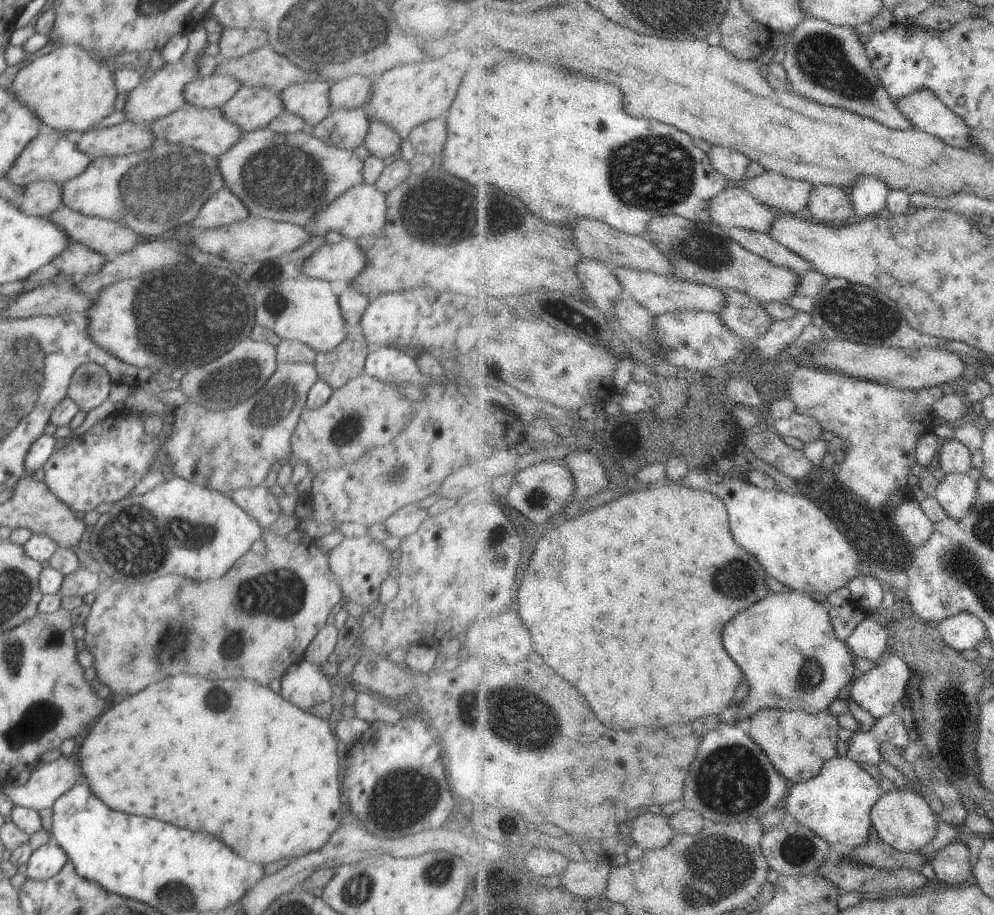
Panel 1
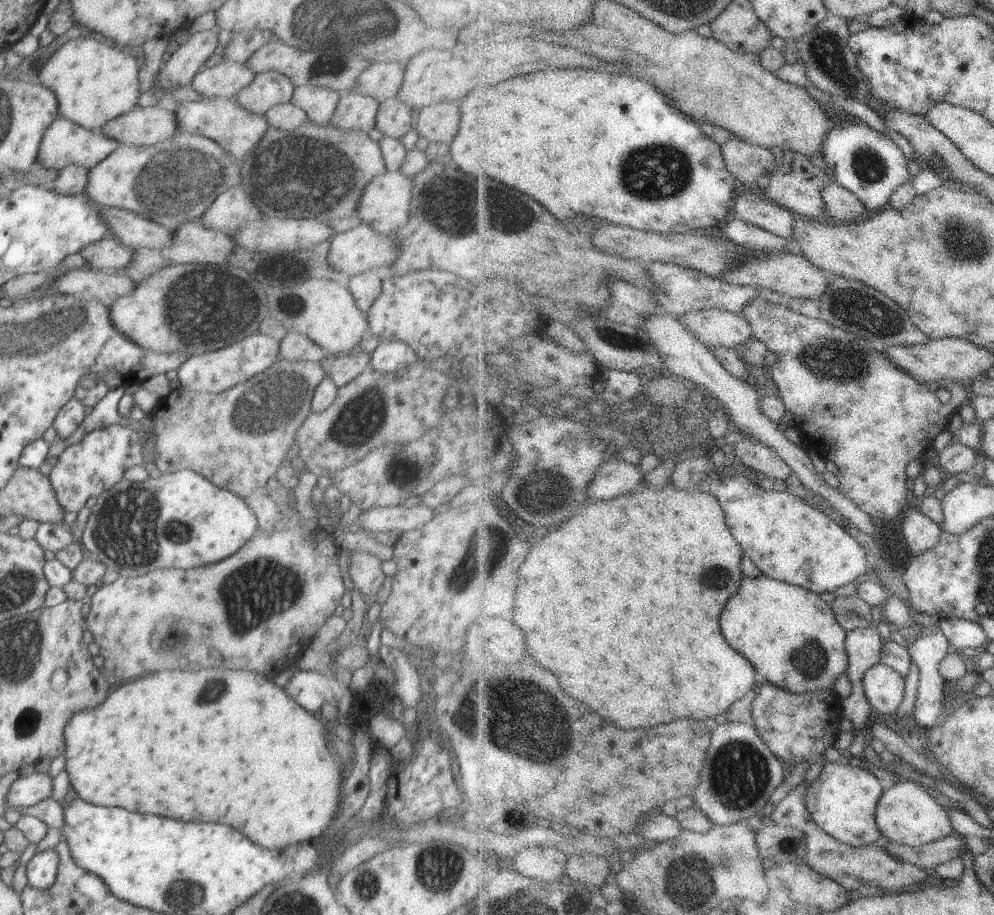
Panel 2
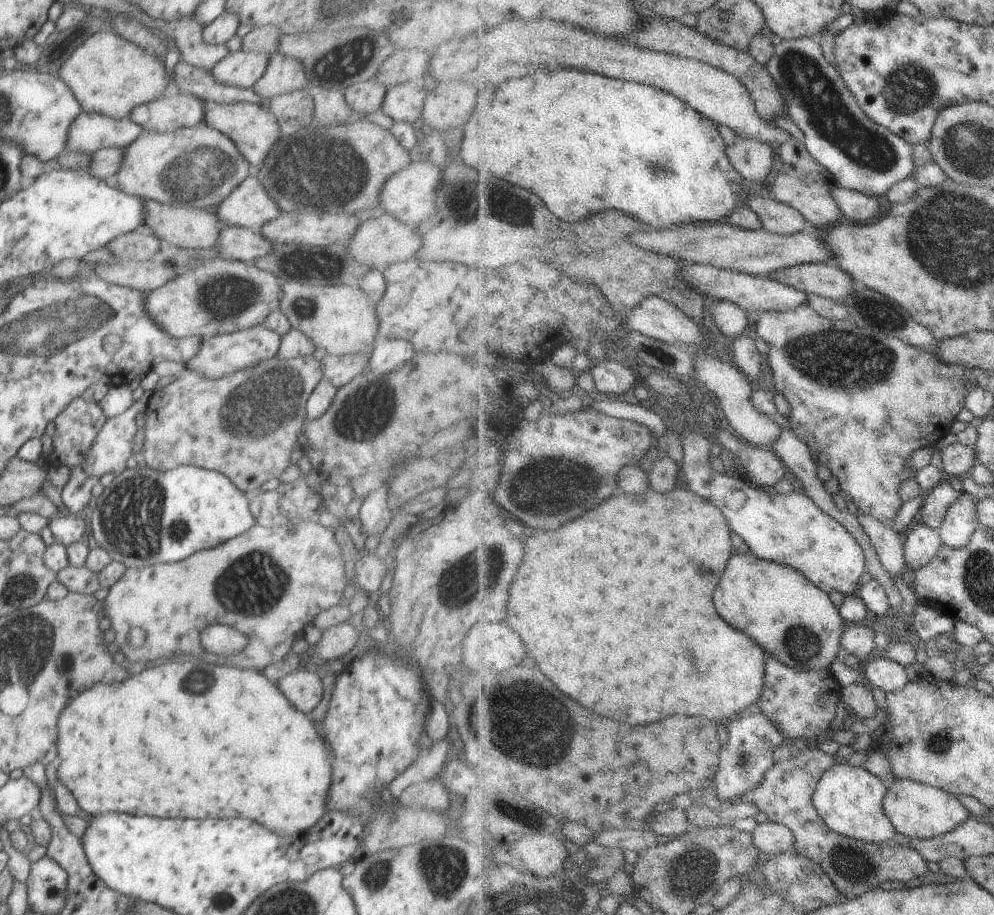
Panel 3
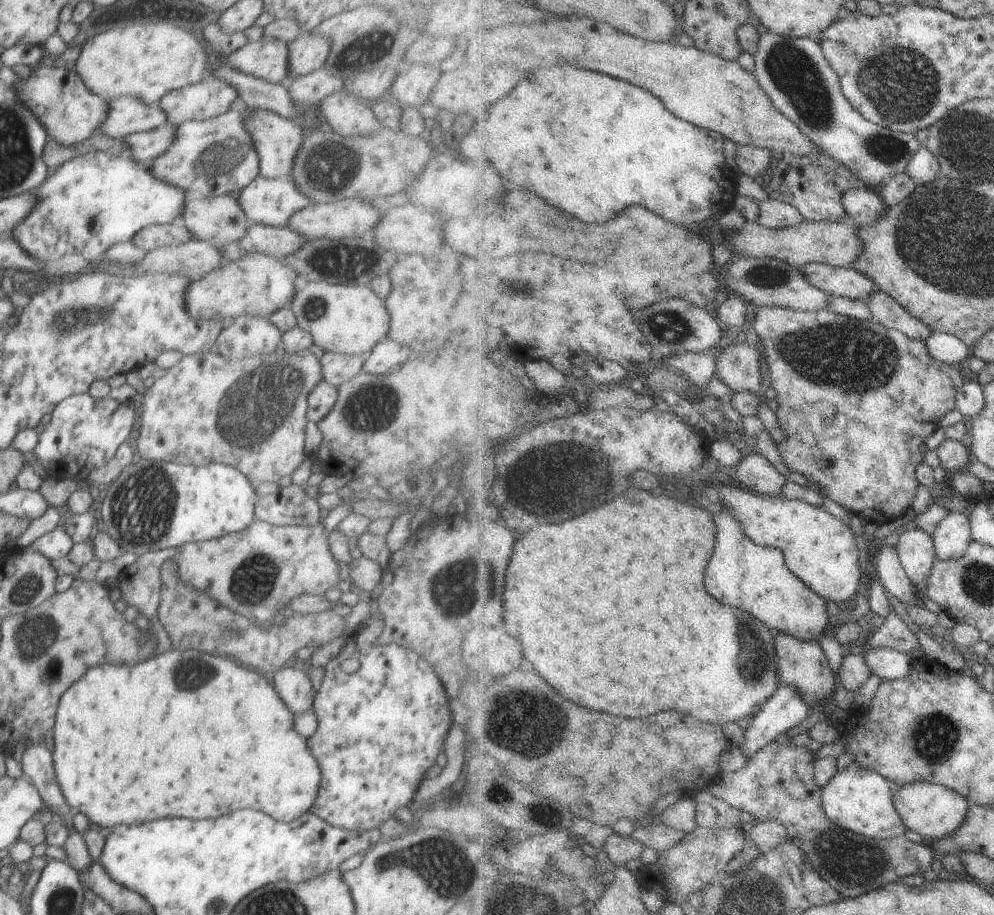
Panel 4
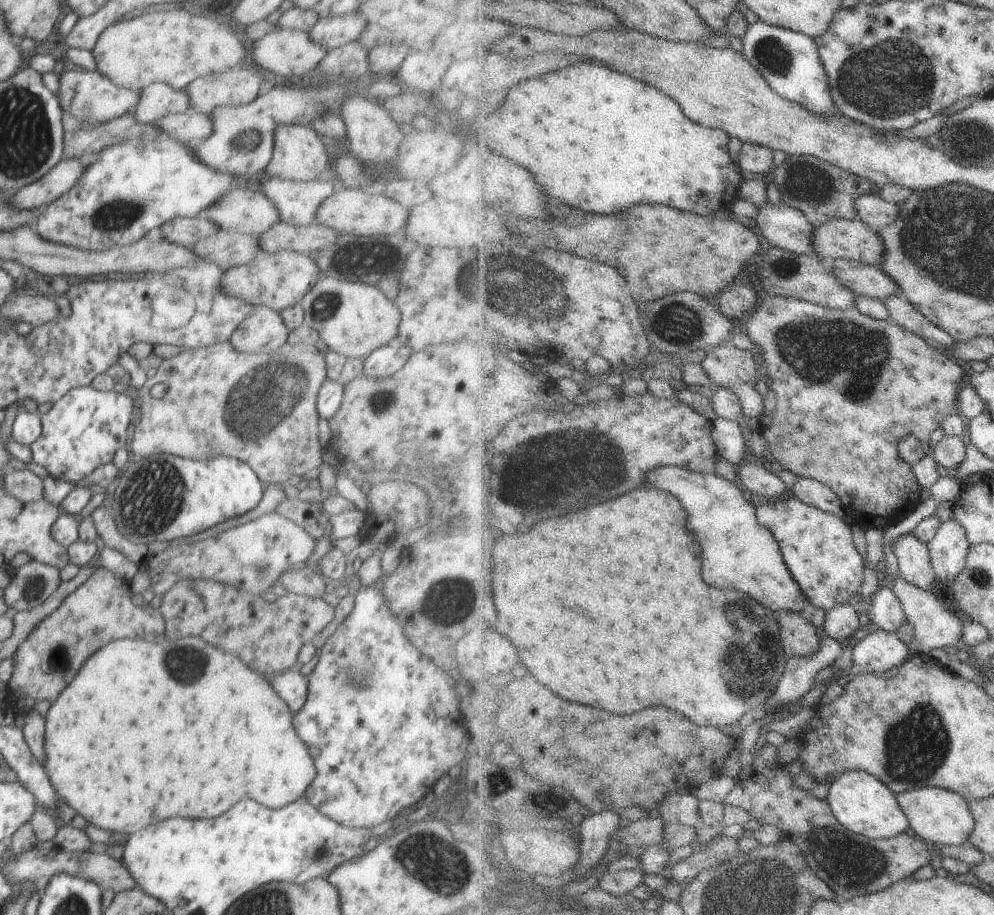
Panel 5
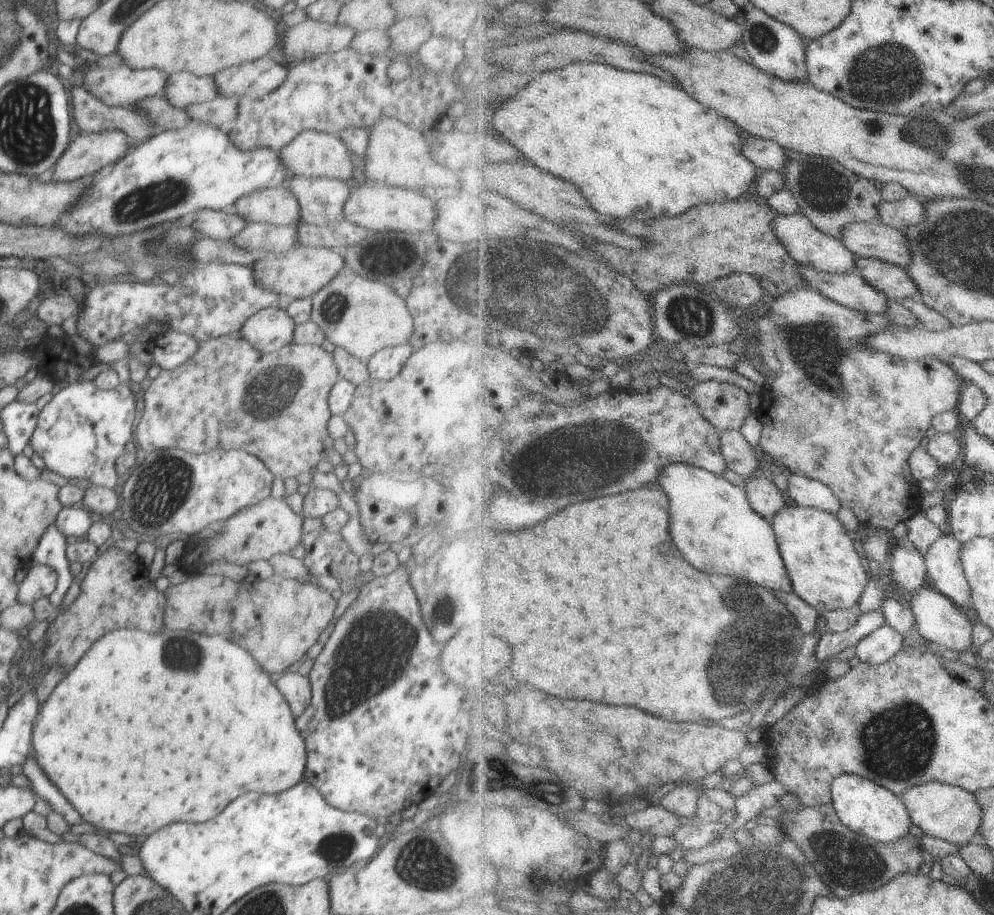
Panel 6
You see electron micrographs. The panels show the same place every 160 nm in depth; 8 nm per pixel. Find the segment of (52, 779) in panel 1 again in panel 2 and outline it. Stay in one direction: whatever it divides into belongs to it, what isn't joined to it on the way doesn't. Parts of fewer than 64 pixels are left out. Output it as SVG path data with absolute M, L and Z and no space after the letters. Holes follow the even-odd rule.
M34 771L29 775L21 775L10 787L6 808L18 808L23 811L43 800L50 799L52 791L53 780L49 772Z

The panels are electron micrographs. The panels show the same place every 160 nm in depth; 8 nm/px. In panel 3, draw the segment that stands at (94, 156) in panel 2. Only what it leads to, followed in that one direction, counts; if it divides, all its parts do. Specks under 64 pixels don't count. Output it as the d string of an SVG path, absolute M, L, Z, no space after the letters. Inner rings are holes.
M80 113L67 132L66 153L92 154L103 148L124 149L144 132L128 117L114 120L98 113Z

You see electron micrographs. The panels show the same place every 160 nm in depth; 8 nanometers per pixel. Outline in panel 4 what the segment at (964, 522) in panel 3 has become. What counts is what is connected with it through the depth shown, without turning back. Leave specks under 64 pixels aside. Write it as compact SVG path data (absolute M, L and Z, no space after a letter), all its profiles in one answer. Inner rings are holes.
M949 512L938 524L934 532L934 552L936 560L956 560L962 558L971 542L971 523L965 514Z

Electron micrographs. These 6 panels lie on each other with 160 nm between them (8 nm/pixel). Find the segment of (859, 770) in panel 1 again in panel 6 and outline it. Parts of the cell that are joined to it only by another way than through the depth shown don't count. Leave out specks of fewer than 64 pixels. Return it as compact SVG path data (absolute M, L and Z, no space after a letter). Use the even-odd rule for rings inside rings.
M846 773L833 784L834 805L841 819L855 831L878 839L883 843L893 843L906 836L912 828L913 818L907 804L893 790L878 784L875 780L859 774Z

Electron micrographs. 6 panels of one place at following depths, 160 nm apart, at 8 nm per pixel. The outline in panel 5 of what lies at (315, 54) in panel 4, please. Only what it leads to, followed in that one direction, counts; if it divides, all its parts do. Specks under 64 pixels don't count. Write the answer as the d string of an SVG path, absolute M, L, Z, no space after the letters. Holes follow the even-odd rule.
M353 11L352 14L319 19L314 28L309 31L308 36L314 44L324 46L329 53L356 41L366 30L367 25L367 21L362 20L358 12Z

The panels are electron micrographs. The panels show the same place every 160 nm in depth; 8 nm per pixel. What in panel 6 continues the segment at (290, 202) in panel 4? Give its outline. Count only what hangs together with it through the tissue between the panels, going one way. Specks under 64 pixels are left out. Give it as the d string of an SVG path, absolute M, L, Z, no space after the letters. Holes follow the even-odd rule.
M294 175L287 190L296 197L300 221L321 226L334 221L334 214L340 214L340 204L346 202L351 184L326 177L307 179Z

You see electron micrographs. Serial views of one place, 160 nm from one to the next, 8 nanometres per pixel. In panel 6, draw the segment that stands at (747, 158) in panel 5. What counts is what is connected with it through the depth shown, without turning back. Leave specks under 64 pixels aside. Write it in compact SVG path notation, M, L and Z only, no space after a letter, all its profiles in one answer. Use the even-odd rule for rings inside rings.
M749 137L743 151L758 168L766 172L784 172L790 162L787 150L778 141L772 139Z

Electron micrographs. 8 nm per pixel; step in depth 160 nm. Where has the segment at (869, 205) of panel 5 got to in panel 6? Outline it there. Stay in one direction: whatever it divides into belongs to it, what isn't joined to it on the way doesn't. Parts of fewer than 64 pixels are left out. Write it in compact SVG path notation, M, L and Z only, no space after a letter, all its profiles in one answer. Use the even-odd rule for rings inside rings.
M911 194L908 198L890 202L886 199L880 206L880 222L900 230L920 224L925 217L925 200Z

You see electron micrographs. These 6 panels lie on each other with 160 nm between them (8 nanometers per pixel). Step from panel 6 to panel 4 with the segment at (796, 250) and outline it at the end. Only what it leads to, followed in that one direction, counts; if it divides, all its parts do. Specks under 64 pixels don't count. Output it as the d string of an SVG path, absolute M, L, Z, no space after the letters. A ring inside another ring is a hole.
M769 198L761 203L758 222L771 229L787 229L804 224L804 213L793 204Z

